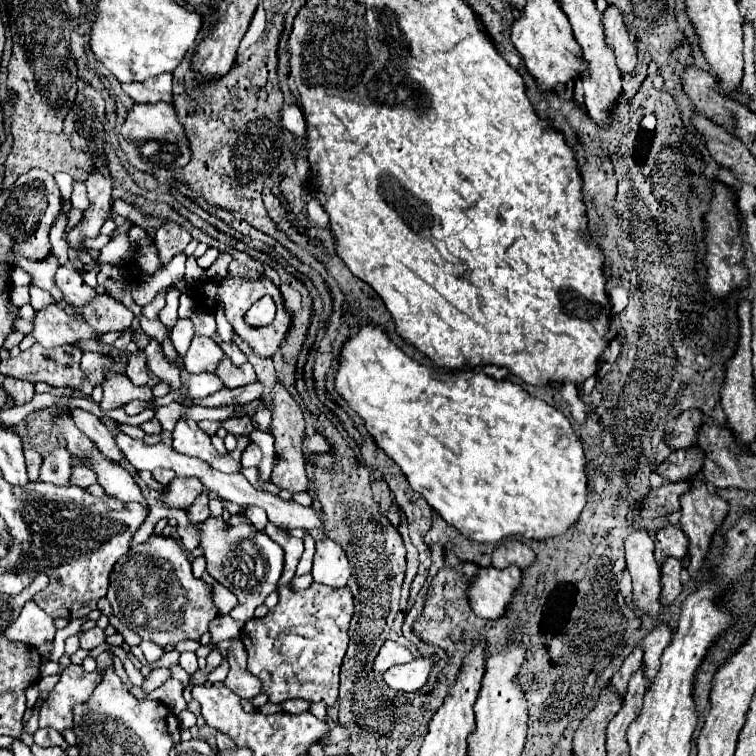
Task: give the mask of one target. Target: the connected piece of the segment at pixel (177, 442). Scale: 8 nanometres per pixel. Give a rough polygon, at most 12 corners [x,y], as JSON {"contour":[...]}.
{"contour":[[181,418],[173,448],[219,472],[239,472],[247,436],[225,456],[193,420]]}

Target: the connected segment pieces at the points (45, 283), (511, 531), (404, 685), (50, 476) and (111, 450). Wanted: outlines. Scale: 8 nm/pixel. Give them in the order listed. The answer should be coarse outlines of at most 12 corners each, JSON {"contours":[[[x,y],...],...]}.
{"contours":[[[53,252],[39,262],[23,258],[19,266],[31,276],[33,286],[47,290],[63,302],[55,284],[59,268]],[[379,326],[335,390],[465,538],[547,540],[587,502],[571,422],[435,374]],[[437,654],[393,666],[383,680],[399,692],[421,690],[439,662]],[[51,452],[41,466],[41,480],[69,486],[71,454]],[[69,408],[75,426],[113,462],[123,460],[111,432],[97,416]]]}

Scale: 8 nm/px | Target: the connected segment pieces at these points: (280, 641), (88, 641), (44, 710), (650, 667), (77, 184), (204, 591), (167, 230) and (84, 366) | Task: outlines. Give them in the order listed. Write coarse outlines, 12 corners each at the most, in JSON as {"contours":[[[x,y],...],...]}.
{"contours":[[[279,588],[245,622],[271,702],[337,704],[353,596]],[[101,628],[79,634],[81,648],[91,650],[105,642],[107,634]],[[66,667],[39,710],[39,728],[73,730],[99,672]],[[667,624],[657,626],[645,640],[643,674],[647,684],[659,670],[659,658],[671,642]],[[73,182],[71,204],[85,211],[90,205],[85,182]],[[131,546],[107,598],[159,646],[199,640],[219,614],[185,548]],[[177,222],[157,230],[161,264],[183,252],[191,242],[189,230]],[[83,352],[81,370],[87,382],[79,392],[91,394],[103,382],[103,368],[109,358],[97,352]]]}

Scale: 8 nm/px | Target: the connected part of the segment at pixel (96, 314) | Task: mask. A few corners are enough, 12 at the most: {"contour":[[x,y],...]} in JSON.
{"contour":[[105,292],[79,310],[101,332],[129,328],[135,314]]}

